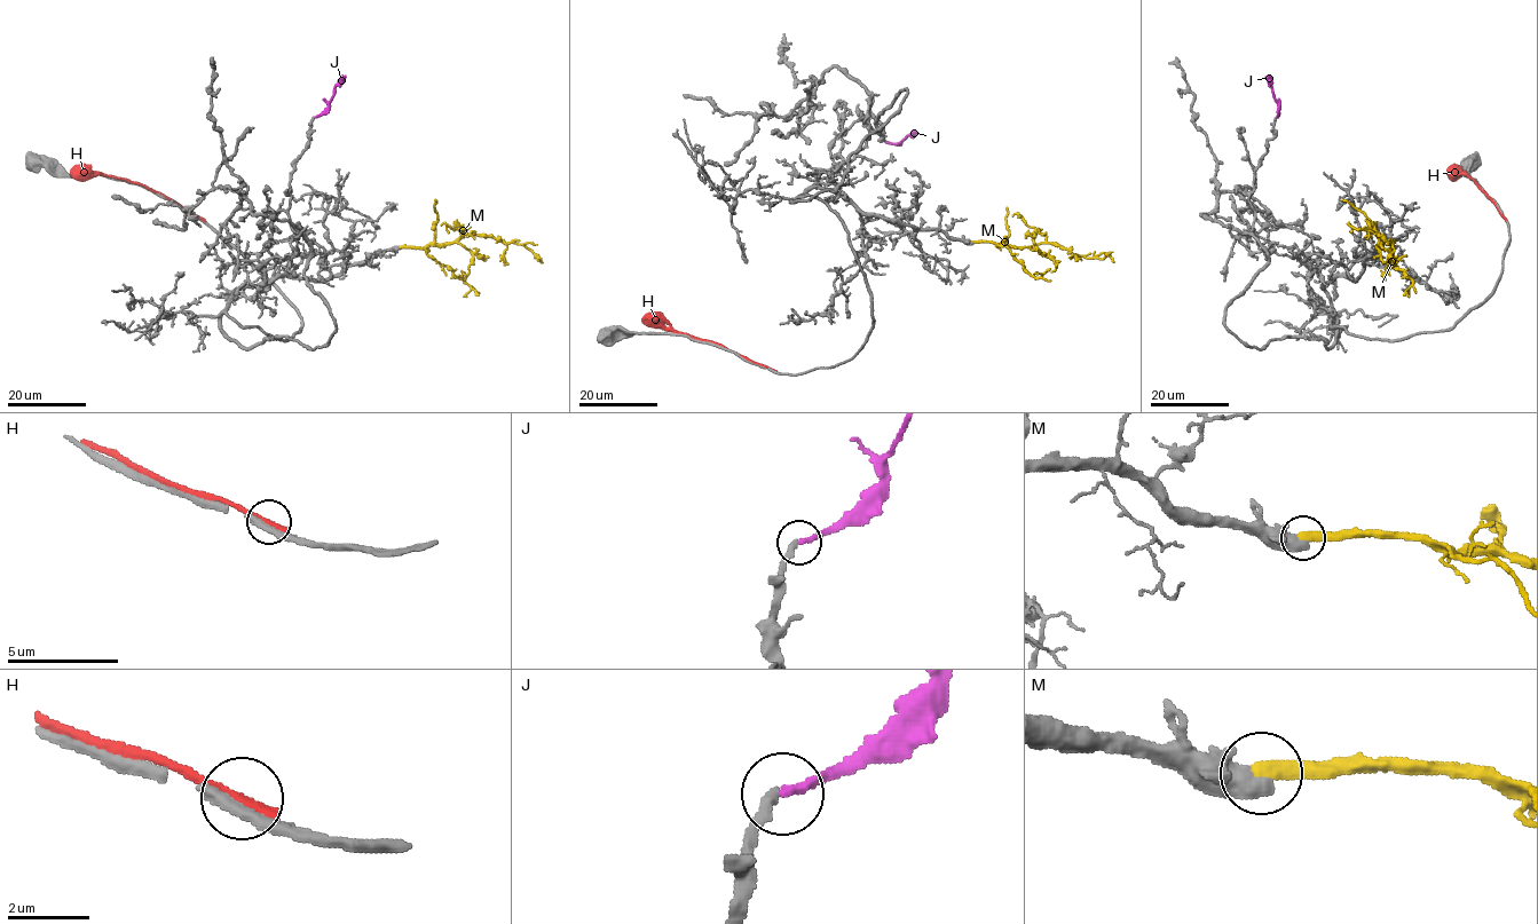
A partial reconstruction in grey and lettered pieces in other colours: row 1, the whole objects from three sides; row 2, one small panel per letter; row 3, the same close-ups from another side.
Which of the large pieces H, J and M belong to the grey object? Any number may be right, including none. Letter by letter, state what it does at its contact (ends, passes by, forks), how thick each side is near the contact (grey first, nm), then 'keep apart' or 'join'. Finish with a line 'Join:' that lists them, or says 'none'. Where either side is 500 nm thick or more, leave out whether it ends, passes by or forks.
H: it ends; calibres 440 and 360 nm; keep apart
J: it ends; calibres 260 and 240 nm; join
M: calibres 600 and 420 nm; join
Join: J, M

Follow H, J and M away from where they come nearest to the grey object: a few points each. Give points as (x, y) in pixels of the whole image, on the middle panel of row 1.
H: (773, 369), (711, 341), (652, 326), (643, 317)
J: (885, 141), (899, 143), (916, 132)
M: (971, 242), (994, 242), (1016, 247), (1056, 243), (1077, 254), (1103, 259), (1109, 255), (1114, 261)

